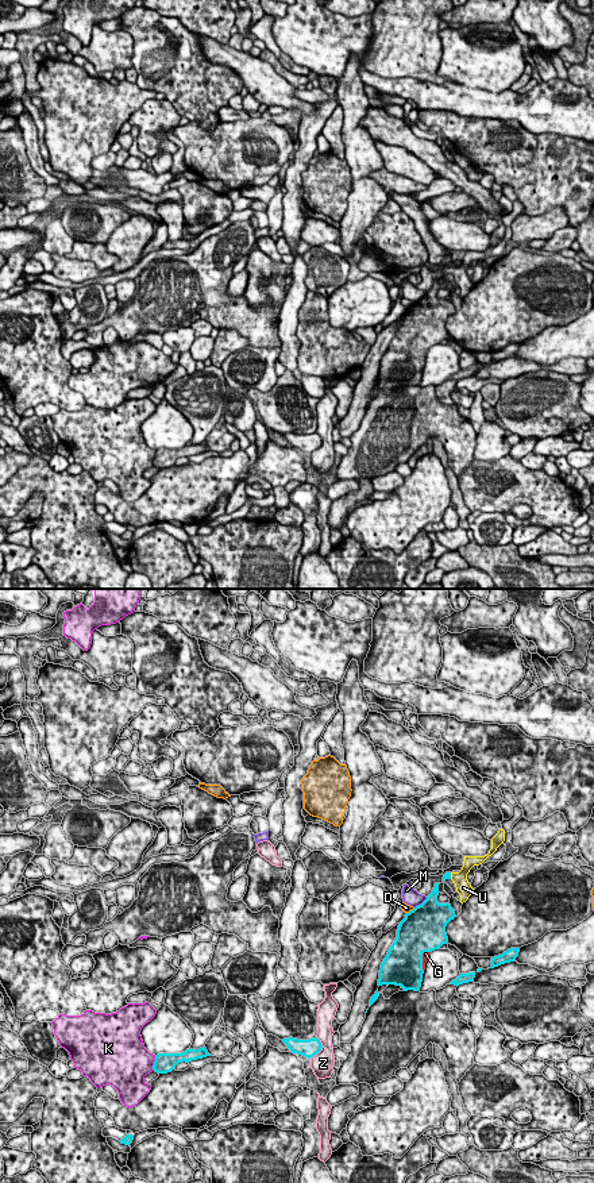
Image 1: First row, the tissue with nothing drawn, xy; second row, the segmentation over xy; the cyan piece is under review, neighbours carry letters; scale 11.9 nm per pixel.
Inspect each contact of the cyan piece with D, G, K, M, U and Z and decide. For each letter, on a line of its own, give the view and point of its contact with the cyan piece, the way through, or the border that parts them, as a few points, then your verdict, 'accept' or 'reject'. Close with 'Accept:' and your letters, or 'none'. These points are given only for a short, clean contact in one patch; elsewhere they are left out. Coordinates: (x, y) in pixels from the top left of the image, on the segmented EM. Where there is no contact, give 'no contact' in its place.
D: meets cyan in xy at (411, 910); reject
G: meets cyan in xy at (421, 959); runs through xy (402, 966), (411, 959), (421, 959), (425, 954); accept
K: meets cyan in xy at (154, 1063); reject
M: meets cyan in xy at (421, 904); border along xy (427, 897), (415, 908); reject
U: meets cyan in xy at (450, 875); runs through xy (447, 875), (450, 875), (463, 887); accept
Z: meets cyan in xy at (321, 1047); border along xy (316, 1036), (321, 1048), (309, 1058); reject
Accept: G, U

